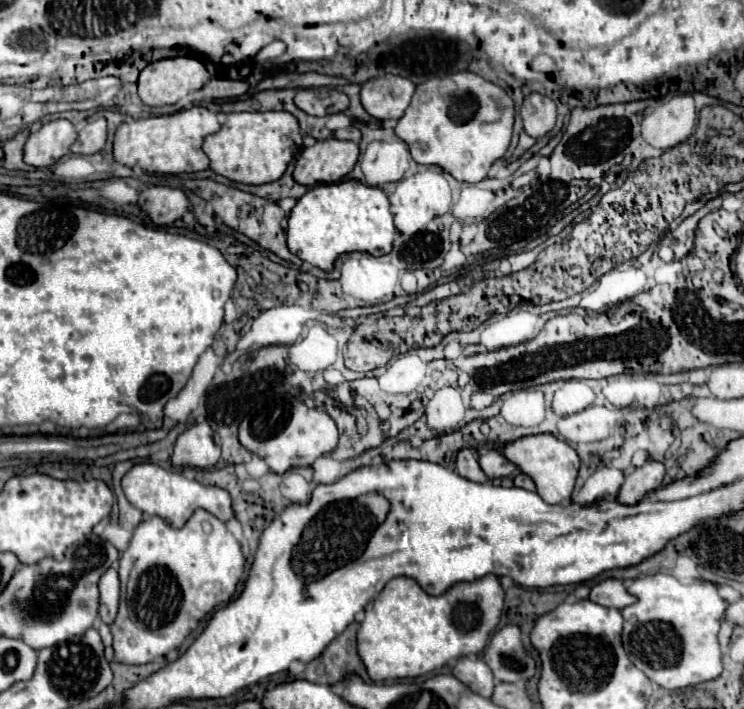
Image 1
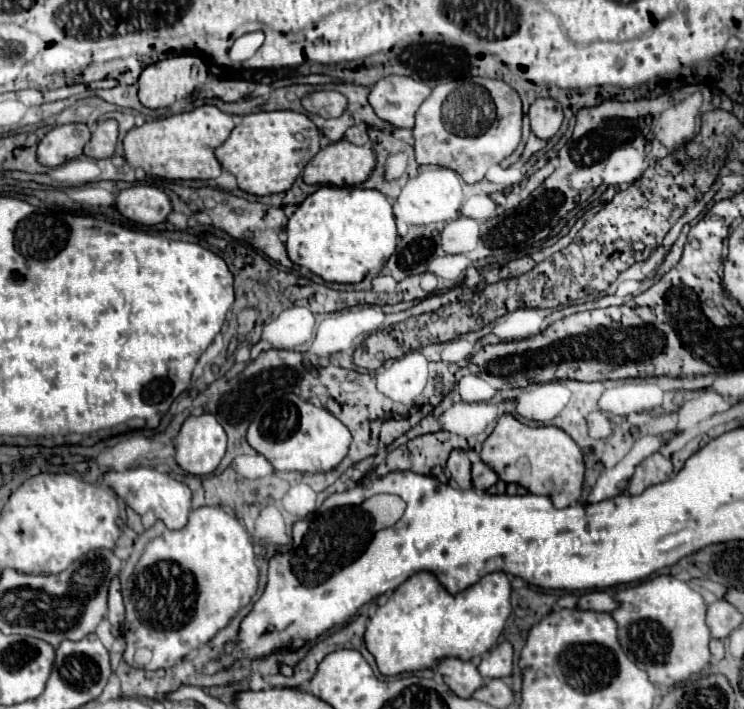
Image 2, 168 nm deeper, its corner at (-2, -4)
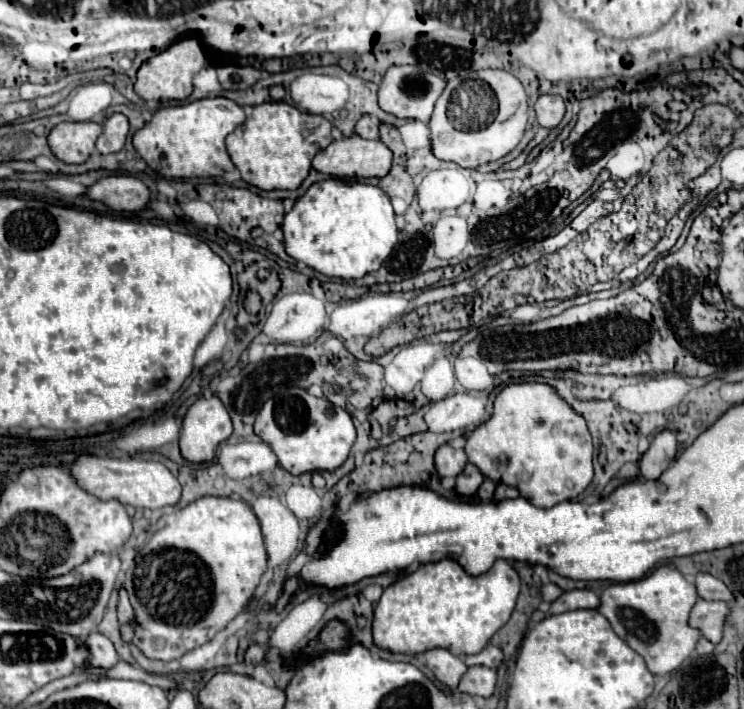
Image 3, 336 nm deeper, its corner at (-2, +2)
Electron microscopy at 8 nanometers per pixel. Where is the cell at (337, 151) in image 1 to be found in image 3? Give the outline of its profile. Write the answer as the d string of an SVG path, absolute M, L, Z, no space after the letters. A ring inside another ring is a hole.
M358 135L344 137L340 141L332 141L326 149L322 149L314 161L312 167L324 175L340 177L340 179L368 179L368 177L384 177L390 171L392 165L392 151L382 141L368 141Z

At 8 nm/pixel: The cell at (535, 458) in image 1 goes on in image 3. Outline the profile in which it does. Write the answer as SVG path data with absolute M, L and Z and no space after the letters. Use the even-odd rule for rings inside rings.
M550 385L504 387L492 417L466 439L466 455L494 483L506 483L538 507L576 499L592 481L592 437L582 415L574 413Z

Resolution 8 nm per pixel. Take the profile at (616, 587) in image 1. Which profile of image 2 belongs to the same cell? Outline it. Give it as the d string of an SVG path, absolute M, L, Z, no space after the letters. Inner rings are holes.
M590 591L578 597L576 607L580 611L598 611L598 613L612 613L618 603L606 591Z

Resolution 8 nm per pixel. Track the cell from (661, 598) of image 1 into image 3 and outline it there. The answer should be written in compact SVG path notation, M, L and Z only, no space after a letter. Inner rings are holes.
M662 565L638 581L612 583L606 587L600 595L598 611L610 621L618 637L644 657L652 675L668 675L692 655L698 639L702 637L702 633L692 629L688 623L688 615L696 599L696 585L686 581L676 567Z

